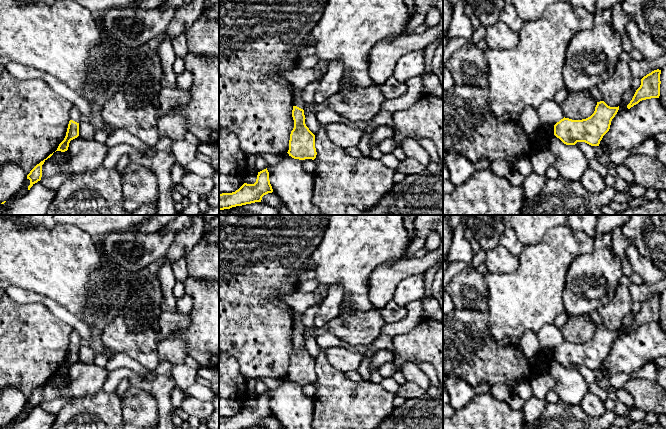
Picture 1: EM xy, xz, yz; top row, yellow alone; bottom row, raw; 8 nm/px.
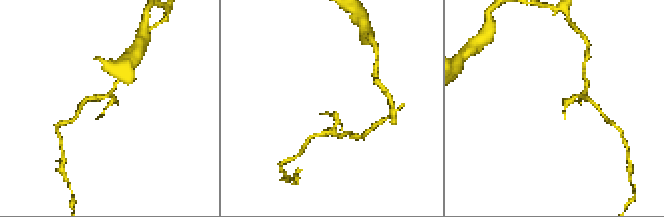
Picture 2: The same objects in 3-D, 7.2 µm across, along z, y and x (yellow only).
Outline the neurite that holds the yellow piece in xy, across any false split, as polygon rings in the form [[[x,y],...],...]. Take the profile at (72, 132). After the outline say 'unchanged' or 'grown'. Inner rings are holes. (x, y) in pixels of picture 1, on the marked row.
[[[73,106],[70,110],[70,121],[68,124],[66,136],[64,140],[59,144],[56,151],[65,152],[68,150],[69,143],[71,140],[79,136],[79,124],[83,114],[79,111],[76,106]]]; grown

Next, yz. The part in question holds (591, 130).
[[[546,100],[536,109],[541,123],[553,125],[554,135],[564,144],[585,142],[591,146],[599,146],[618,110],[619,106],[610,107],[604,101],[600,101],[590,117],[572,120],[564,117],[561,107],[554,100]]]; grown

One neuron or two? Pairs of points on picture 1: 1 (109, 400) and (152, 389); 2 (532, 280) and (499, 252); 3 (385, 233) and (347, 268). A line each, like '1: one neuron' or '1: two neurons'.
1: two neurons
2: two neurons
3: one neuron

